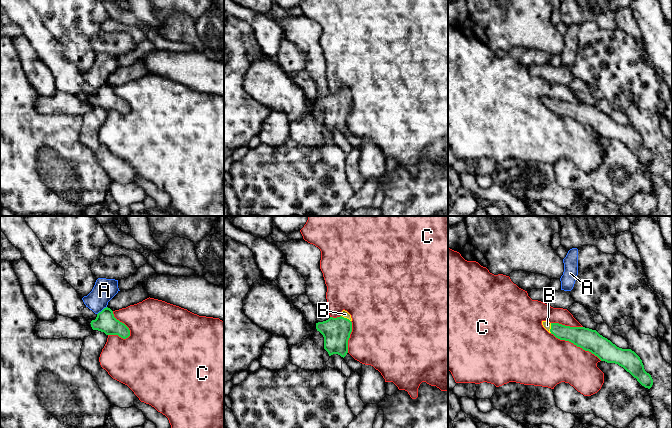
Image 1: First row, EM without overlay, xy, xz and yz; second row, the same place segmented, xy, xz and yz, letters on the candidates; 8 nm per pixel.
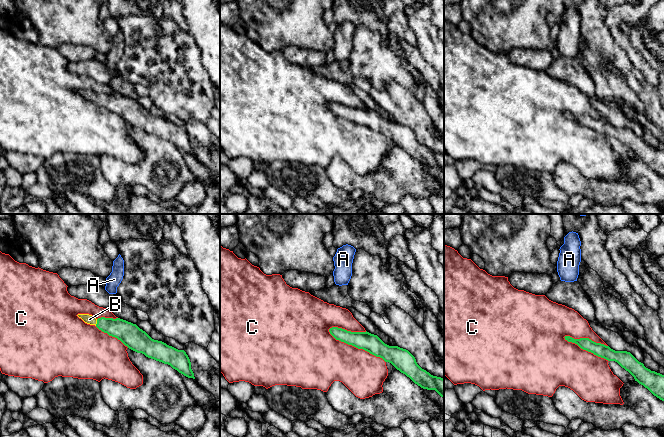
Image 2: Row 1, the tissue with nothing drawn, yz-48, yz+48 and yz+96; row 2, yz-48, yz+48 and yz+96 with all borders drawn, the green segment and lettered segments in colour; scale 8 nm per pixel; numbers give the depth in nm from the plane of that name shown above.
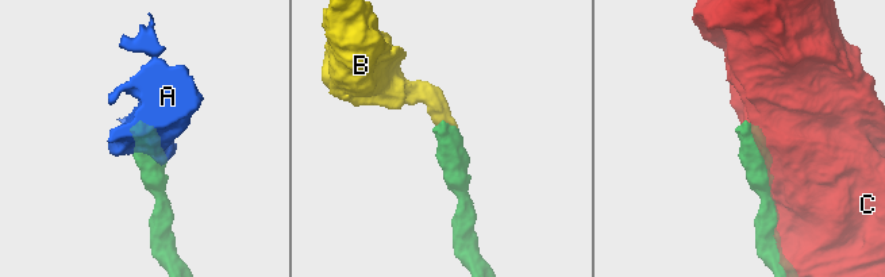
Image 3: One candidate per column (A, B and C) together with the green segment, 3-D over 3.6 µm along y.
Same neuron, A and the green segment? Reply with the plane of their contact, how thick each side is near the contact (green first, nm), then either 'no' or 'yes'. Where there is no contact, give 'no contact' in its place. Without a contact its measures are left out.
contact in xy; calibres 160 and 180 nm; no

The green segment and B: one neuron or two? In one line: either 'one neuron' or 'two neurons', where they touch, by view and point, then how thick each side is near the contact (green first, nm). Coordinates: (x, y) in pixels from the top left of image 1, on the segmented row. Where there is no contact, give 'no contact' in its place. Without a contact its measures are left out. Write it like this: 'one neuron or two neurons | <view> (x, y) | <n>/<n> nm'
one neuron | xz (346, 318) | 220/60 nm

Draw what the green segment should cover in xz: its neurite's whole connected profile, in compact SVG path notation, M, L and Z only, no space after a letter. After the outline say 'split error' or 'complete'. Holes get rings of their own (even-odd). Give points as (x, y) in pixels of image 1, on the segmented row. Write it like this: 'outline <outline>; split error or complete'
outline M343 310L337 318L330 317L328 320L316 323L316 329L324 337L324 349L329 356L338 354L345 357L348 353L348 340L352 332L351 315Z; split error

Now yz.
outline M542 321L543 327L556 338L573 343L597 356L601 361L623 367L645 388L650 389L653 379L644 369L640 357L631 349L622 349L600 335L596 330L585 327L570 327L559 323Z; split error

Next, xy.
outline M106 307L91 321L93 330L104 332L106 335L118 335L126 339L130 336L129 328L114 317L113 311Z; complete

